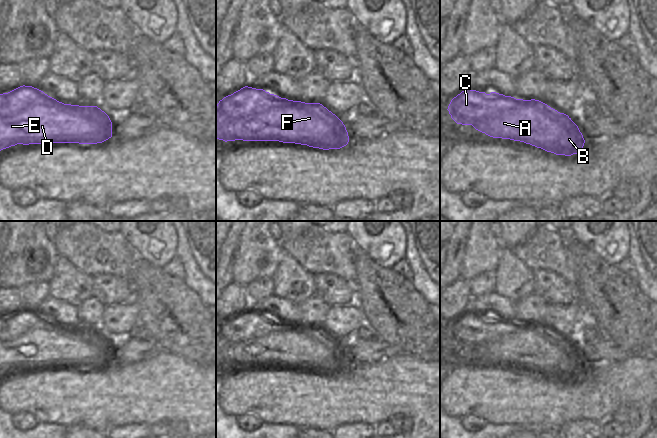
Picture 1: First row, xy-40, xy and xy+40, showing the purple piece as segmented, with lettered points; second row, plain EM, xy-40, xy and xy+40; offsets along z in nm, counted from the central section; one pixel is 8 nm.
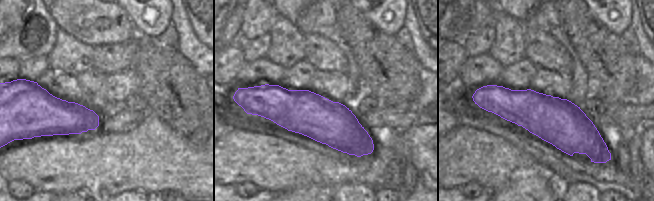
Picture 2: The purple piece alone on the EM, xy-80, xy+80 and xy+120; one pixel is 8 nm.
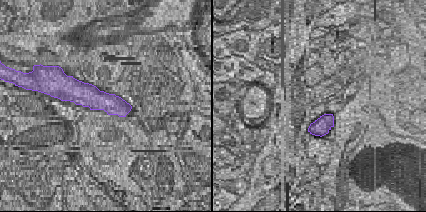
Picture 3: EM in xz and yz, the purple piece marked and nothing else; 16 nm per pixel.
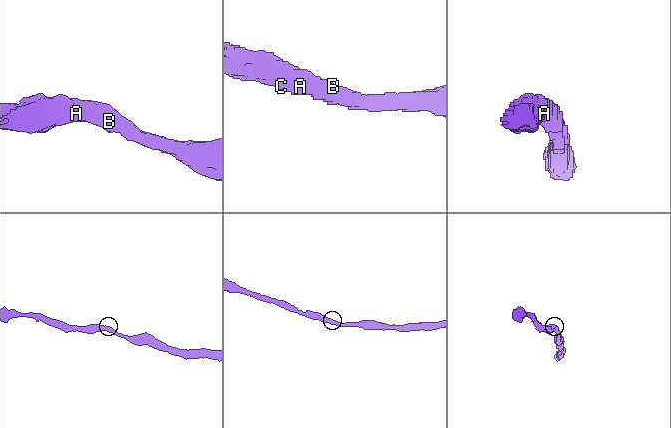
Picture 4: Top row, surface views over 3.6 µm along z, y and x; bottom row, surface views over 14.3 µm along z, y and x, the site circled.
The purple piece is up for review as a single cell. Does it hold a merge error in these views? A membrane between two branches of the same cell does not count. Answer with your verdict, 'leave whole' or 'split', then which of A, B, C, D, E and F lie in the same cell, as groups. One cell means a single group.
leave whole; groups A B C D E F

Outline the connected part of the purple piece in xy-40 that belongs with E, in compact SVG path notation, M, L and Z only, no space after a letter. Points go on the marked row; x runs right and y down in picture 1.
M32 86L0 94L0 151L17 144L97 144L112 137L112 122L97 106L64 104Z

